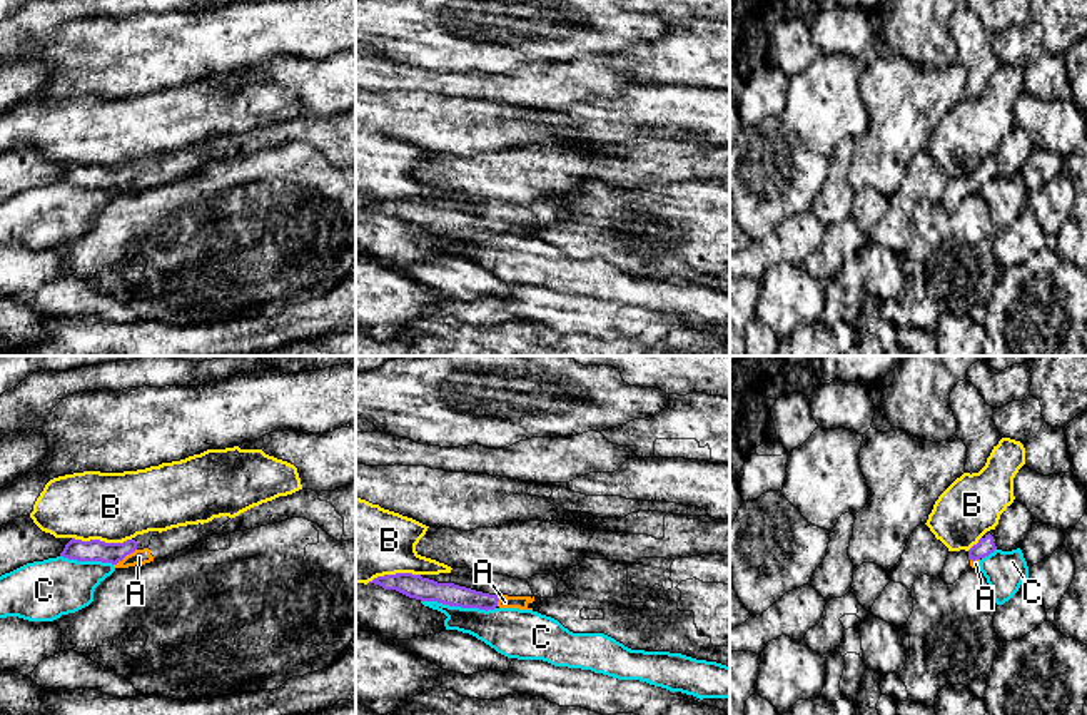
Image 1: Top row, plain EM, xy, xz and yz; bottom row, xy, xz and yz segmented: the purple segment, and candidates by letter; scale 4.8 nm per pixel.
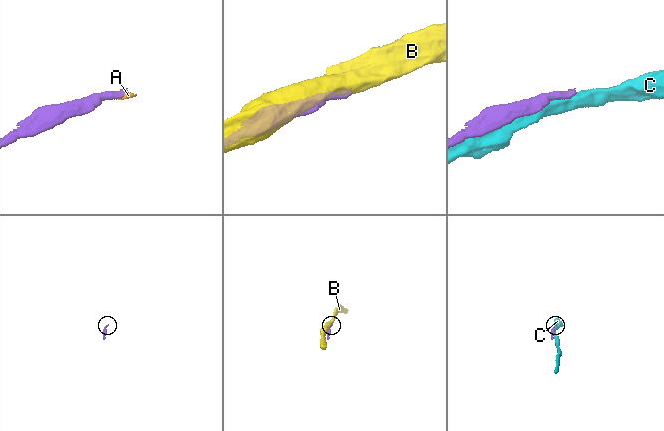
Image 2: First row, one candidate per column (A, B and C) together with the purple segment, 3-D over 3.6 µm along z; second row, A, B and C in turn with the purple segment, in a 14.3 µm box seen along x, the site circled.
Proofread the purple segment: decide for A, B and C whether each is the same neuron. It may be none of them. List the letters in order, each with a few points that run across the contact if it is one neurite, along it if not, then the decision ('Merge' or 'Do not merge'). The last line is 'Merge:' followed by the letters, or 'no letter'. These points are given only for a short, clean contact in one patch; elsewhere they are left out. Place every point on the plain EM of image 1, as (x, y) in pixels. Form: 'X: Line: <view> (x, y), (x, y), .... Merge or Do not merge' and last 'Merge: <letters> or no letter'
A: Line: xy (94, 176), (124, 182), (139, 182). Merge
B: Do not merge
C: Do not merge
Merge: A

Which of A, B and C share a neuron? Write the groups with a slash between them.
A / B / C

